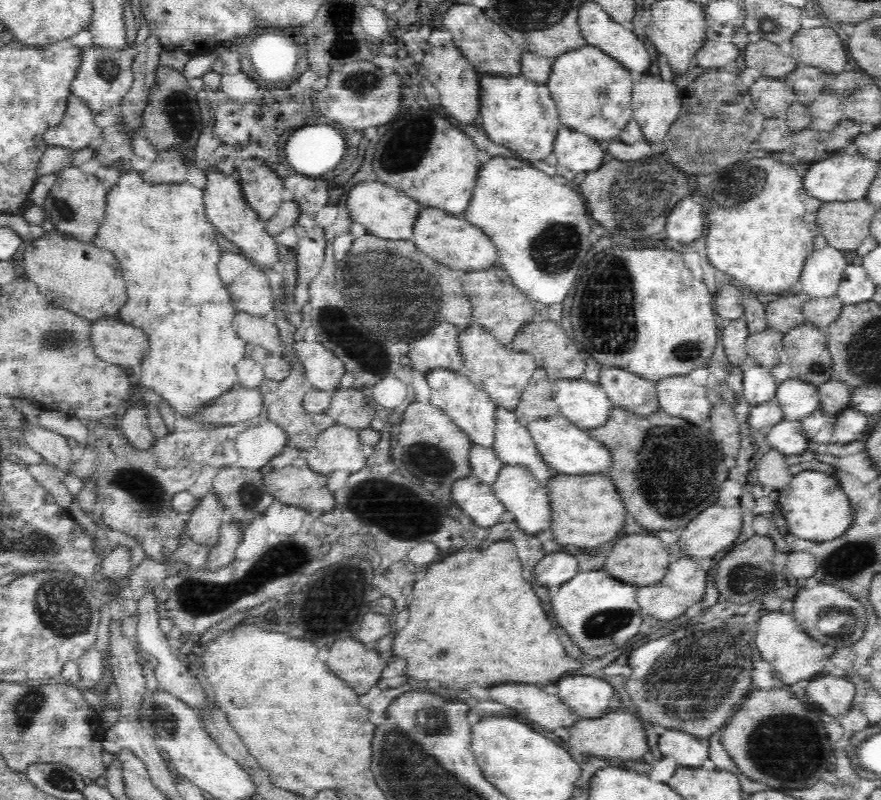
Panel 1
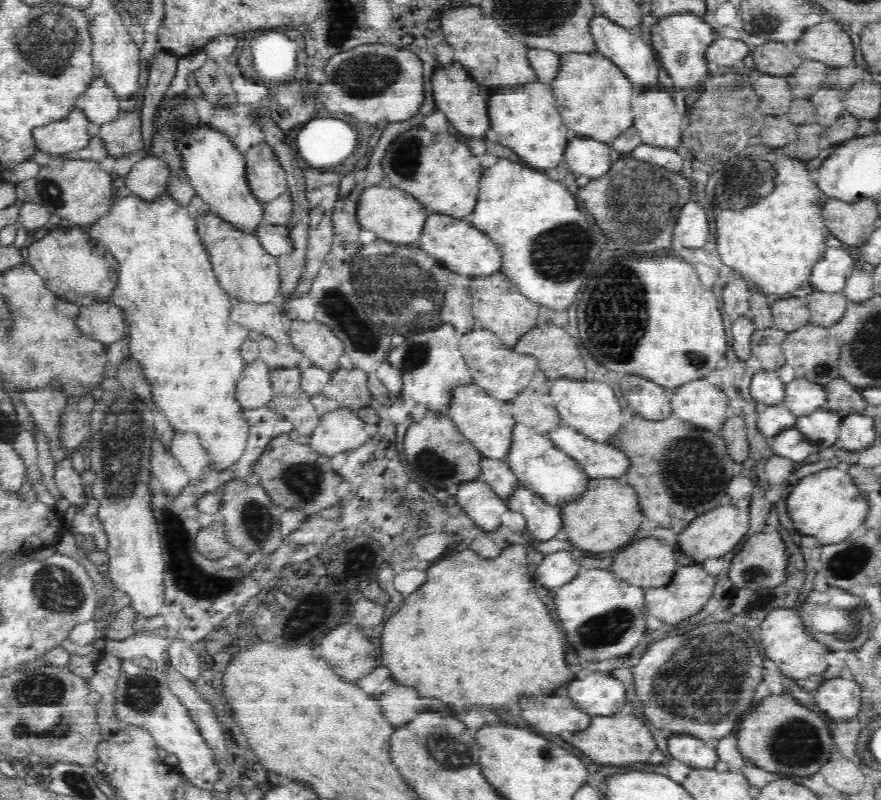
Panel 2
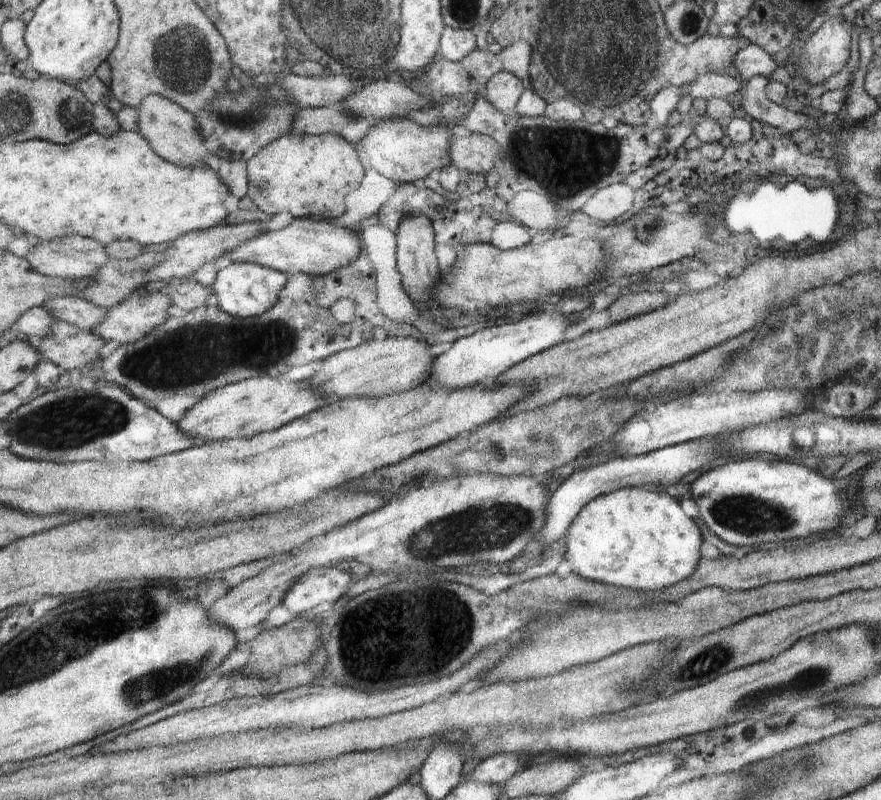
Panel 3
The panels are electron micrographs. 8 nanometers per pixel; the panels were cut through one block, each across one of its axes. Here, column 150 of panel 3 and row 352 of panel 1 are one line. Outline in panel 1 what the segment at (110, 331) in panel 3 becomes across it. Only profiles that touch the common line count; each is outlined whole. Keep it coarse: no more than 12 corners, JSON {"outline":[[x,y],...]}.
{"outline":[[309,334],[293,348],[307,383],[334,392],[344,362]]}

